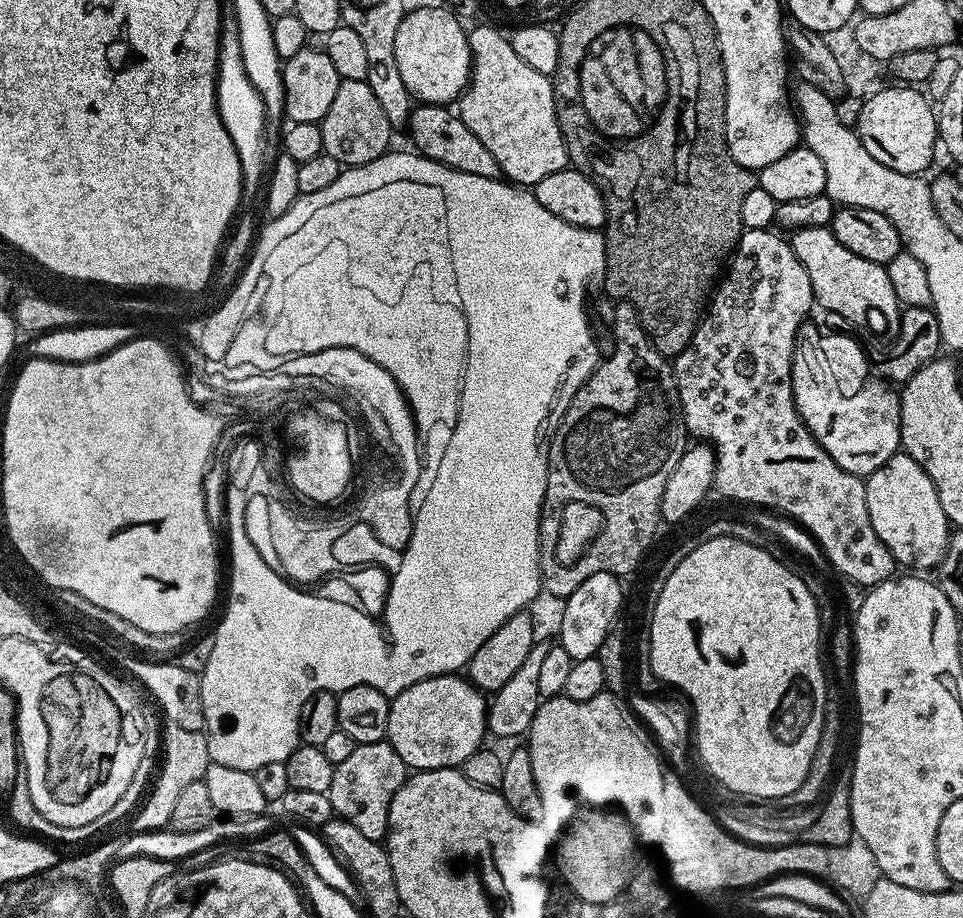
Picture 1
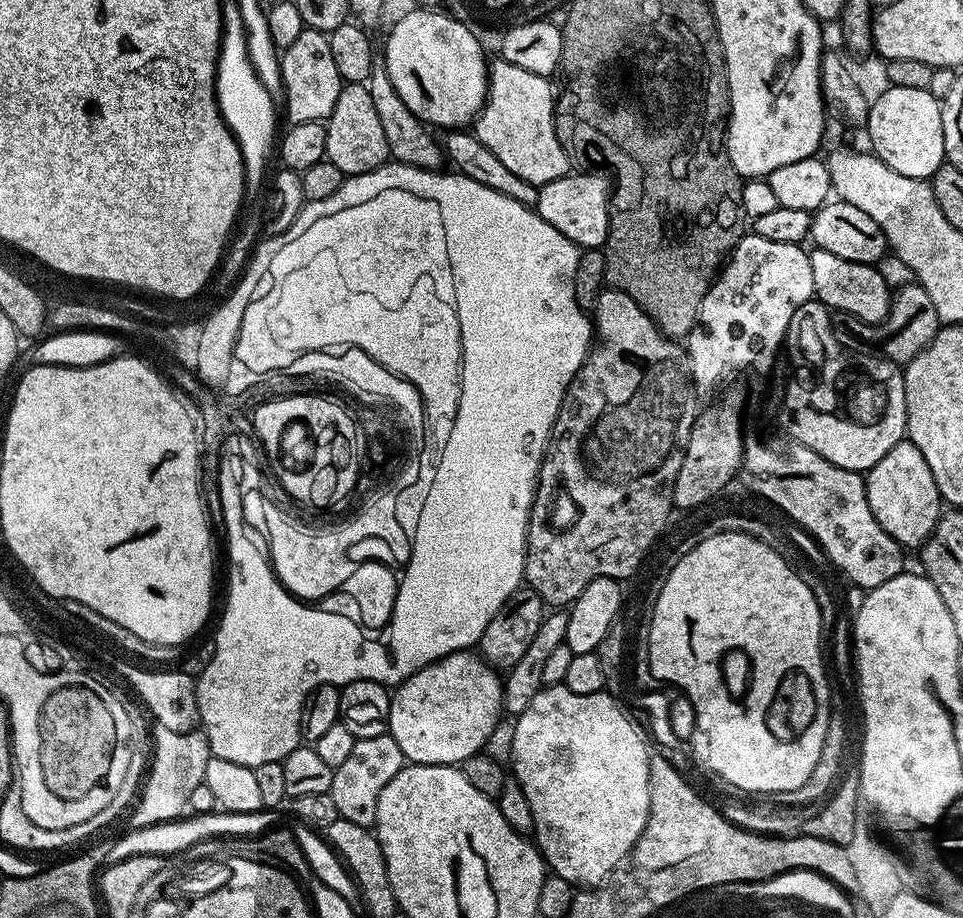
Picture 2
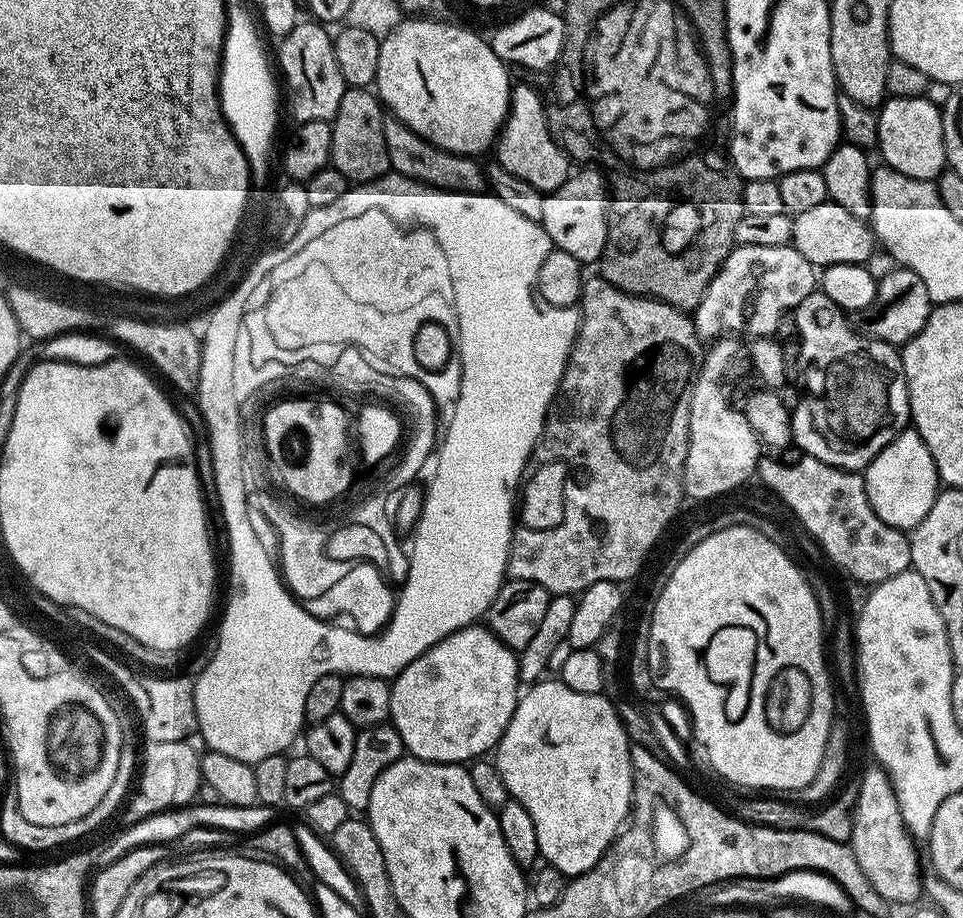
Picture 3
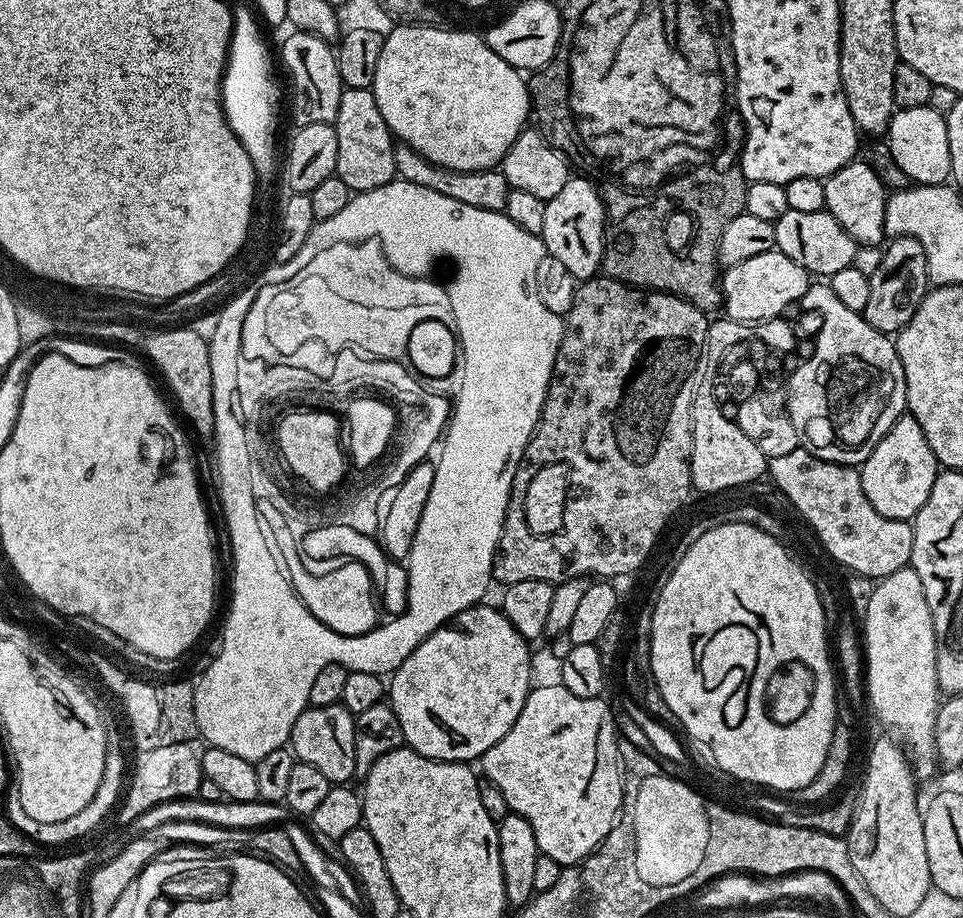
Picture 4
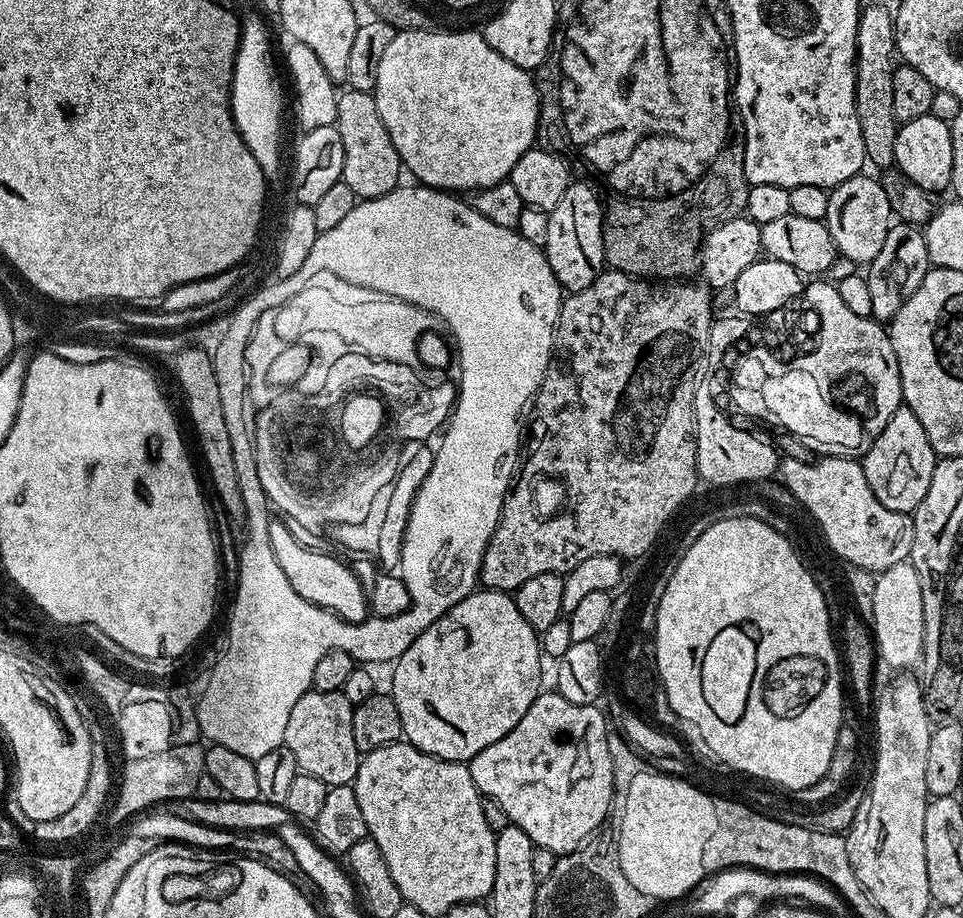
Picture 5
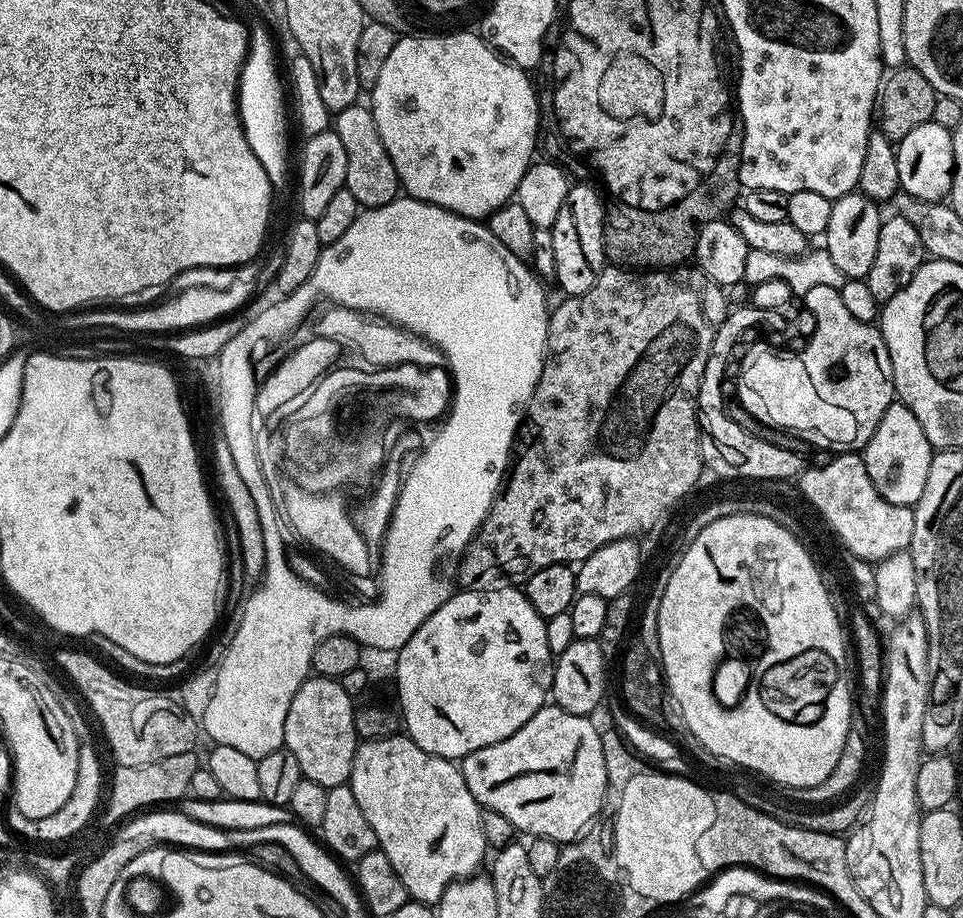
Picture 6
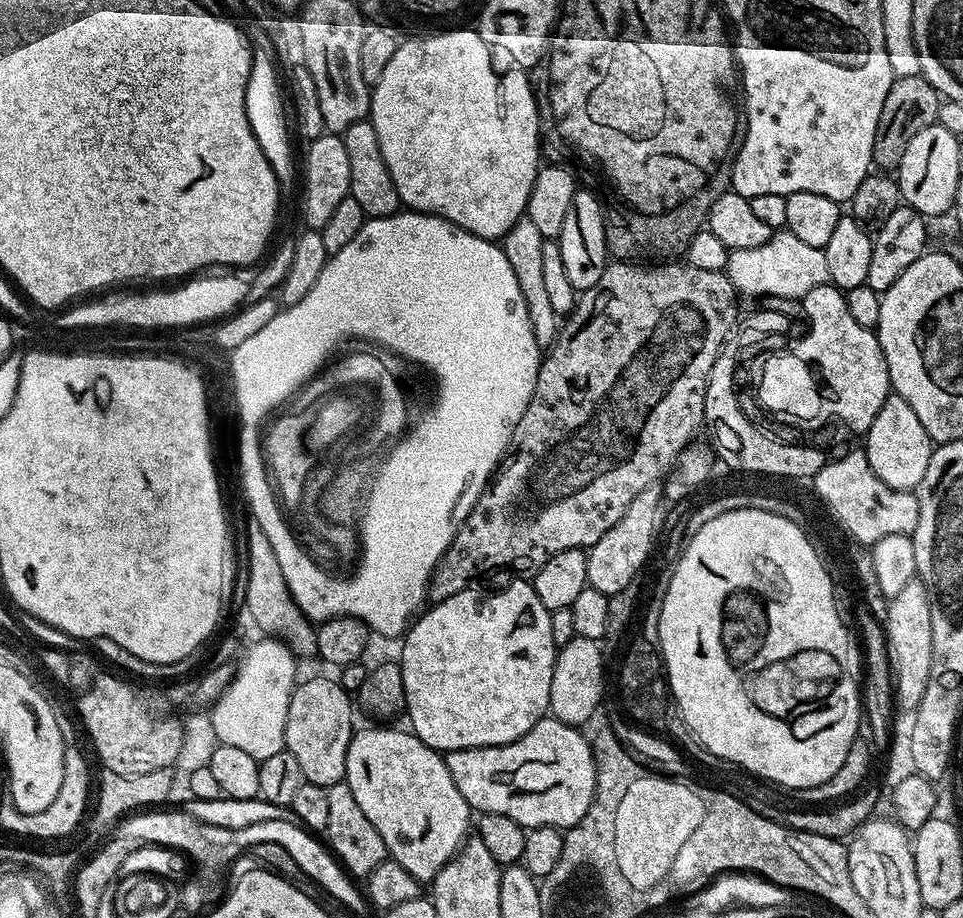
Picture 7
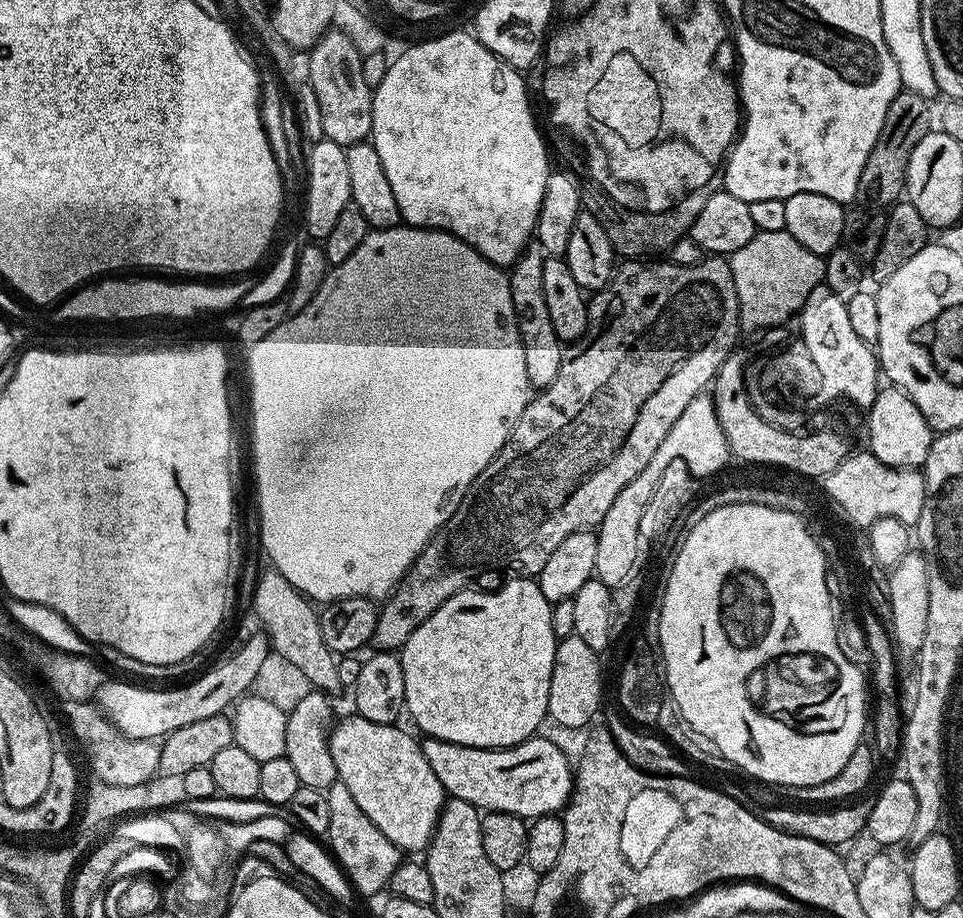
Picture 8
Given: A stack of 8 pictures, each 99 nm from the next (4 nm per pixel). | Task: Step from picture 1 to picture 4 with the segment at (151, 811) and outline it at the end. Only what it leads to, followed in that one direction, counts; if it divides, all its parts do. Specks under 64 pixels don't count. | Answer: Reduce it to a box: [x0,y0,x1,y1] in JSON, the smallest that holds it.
[122,739,205,822]

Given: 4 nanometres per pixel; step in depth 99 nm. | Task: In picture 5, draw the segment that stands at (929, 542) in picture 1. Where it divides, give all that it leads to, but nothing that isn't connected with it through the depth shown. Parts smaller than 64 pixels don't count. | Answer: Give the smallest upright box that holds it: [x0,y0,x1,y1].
[862,407,938,513]

